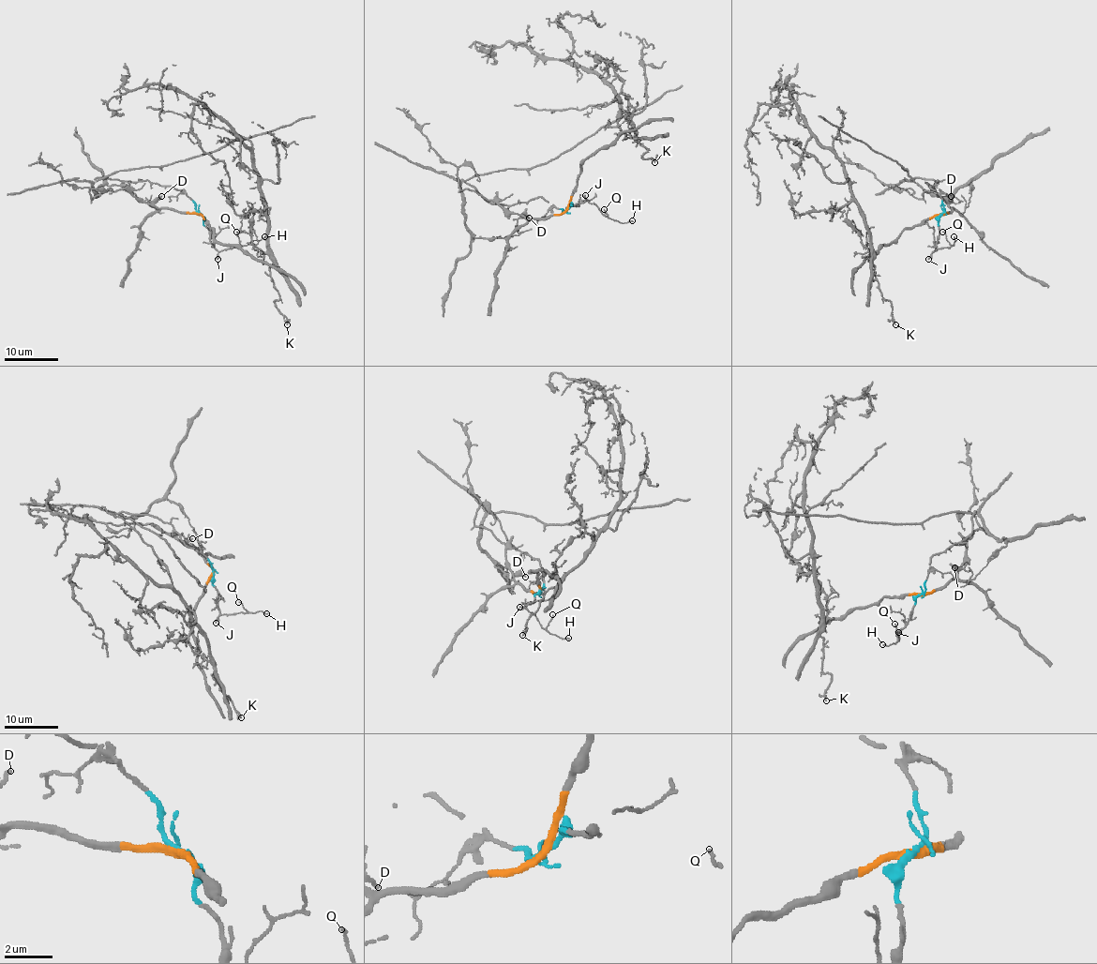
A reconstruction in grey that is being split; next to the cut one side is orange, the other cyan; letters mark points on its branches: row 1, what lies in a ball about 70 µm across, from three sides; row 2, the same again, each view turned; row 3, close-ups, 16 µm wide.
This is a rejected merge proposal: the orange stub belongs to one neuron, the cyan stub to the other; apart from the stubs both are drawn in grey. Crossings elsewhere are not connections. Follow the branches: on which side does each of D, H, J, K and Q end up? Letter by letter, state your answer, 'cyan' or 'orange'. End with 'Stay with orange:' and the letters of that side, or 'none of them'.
D: orange
H: cyan
J: cyan
K: orange
Q: cyan
Stay with orange: D, K

